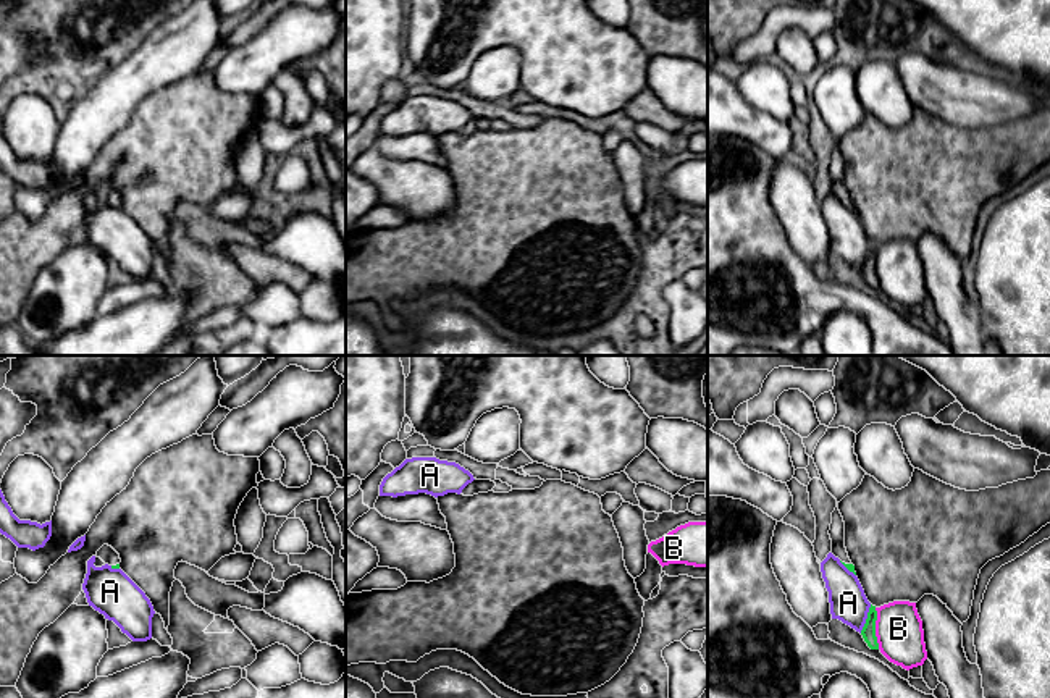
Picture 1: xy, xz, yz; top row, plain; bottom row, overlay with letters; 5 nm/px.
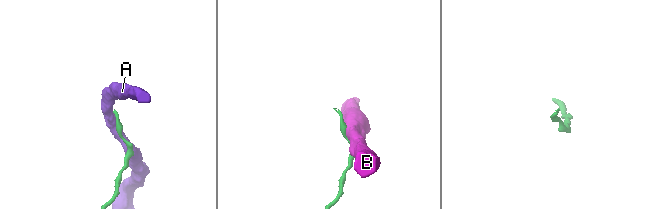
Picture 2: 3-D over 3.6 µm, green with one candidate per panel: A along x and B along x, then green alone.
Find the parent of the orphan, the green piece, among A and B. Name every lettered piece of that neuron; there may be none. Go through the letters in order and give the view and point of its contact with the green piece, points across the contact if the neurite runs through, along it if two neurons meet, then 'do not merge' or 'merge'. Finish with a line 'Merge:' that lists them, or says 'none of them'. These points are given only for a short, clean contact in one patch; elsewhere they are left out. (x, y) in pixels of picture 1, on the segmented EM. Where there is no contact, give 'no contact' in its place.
A: meets green in yz at (866, 619); do not merge
B: meets green in yz at (874, 629); border along yz (874, 608), (876, 642), (879, 648); do not merge
Merge: none of them

